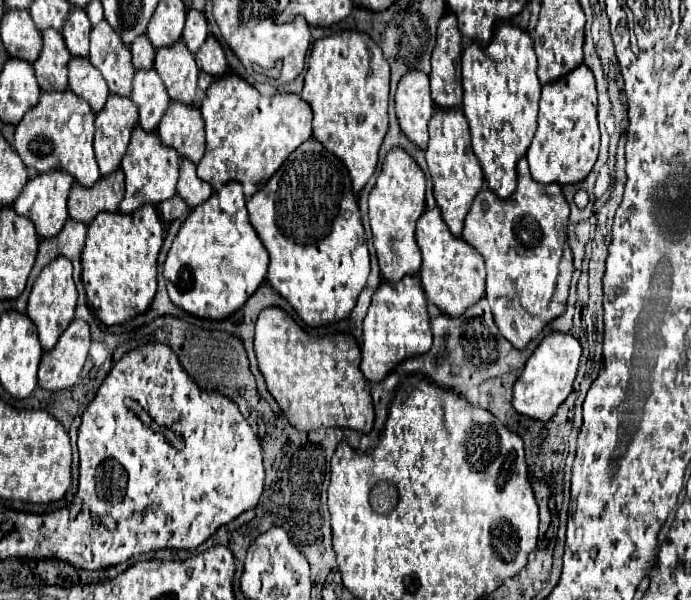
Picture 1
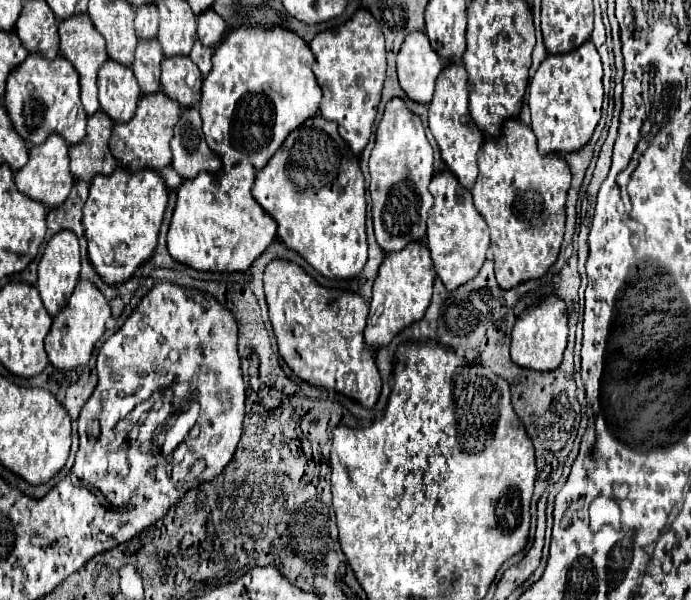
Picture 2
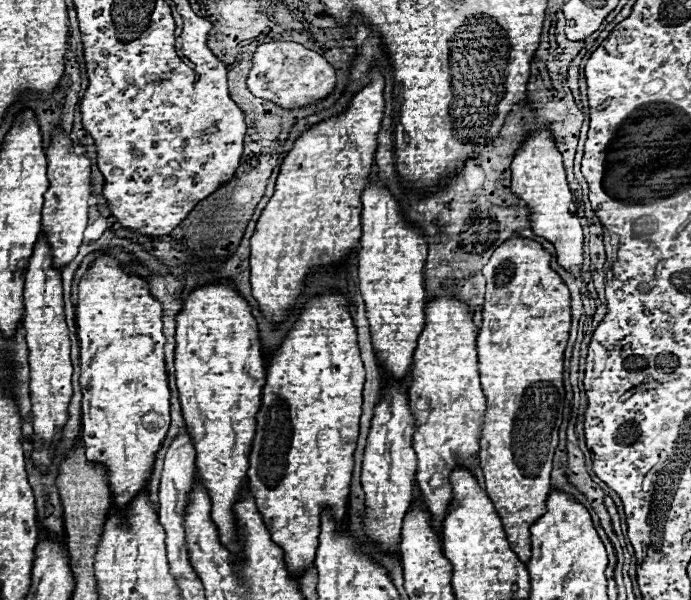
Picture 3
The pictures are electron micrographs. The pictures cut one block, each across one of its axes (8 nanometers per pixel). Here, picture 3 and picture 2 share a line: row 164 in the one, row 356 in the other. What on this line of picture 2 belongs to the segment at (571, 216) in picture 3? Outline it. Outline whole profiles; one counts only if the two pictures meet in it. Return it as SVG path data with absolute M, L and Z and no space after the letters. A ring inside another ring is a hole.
M550 296L550 298L542 300L538 306L528 308L514 324L512 344L510 344L512 360L514 360L514 364L518 364L522 368L530 368L530 370L538 370L538 372L552 372L562 364L566 338L568 338L566 304L564 304L564 300Z

